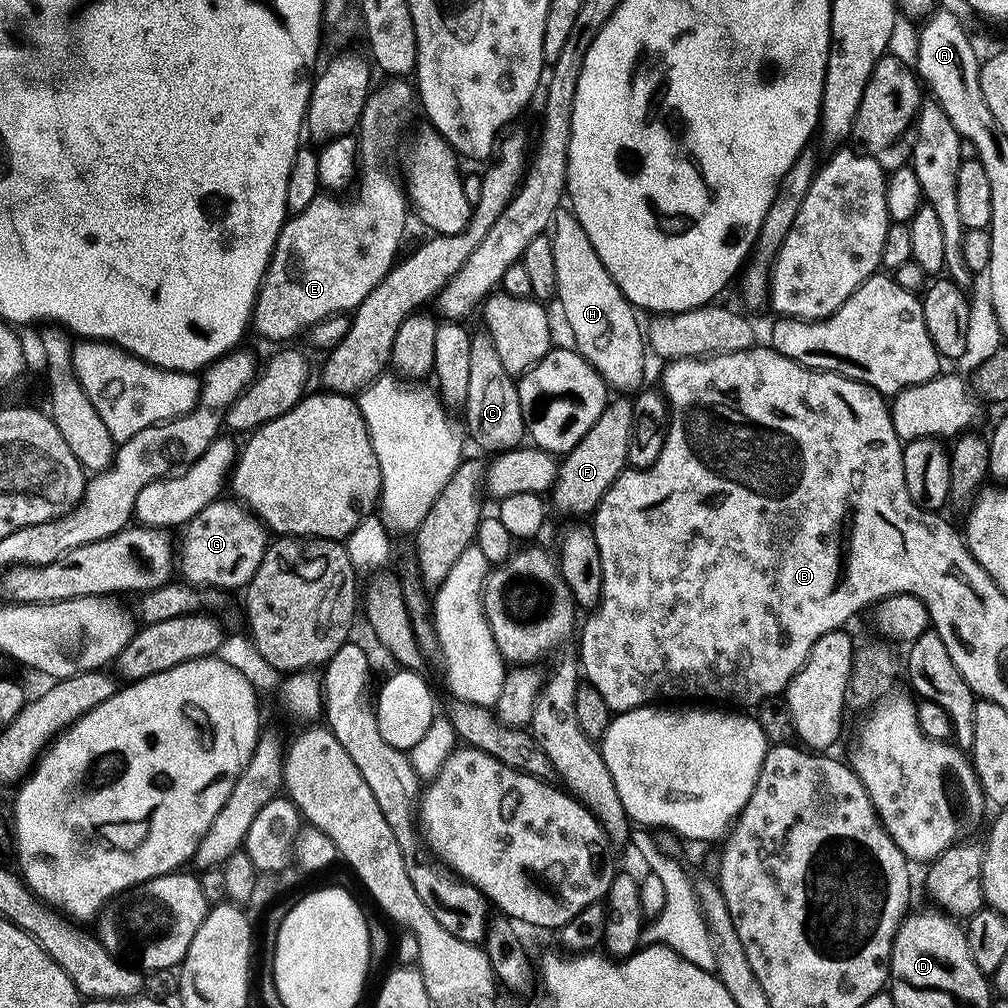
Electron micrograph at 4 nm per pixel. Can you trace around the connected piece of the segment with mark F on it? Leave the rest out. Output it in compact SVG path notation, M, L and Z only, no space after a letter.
M626 396L613 397L594 426L587 431L574 450L568 452L557 467L556 481L550 490L550 502L564 514L591 515L606 490L628 464L630 430L633 429L633 404Z

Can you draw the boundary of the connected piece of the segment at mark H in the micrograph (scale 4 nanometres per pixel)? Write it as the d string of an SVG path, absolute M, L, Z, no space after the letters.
M561 211L555 217L554 230L555 228L556 233L552 232L550 236L556 274L555 299L560 300L560 312L564 315L569 330L572 331L571 343L577 352L584 355L586 362L590 362L590 366L594 366L594 370L602 374L609 389L620 394L631 393L643 385L640 383L644 380L644 352L646 356L646 336L642 331L642 320L640 324L639 318L636 317L637 309L622 294L618 282L614 282L606 266L602 266L602 258L598 258L598 250L594 250L590 238L586 238L586 230L582 230L582 226L571 211Z

